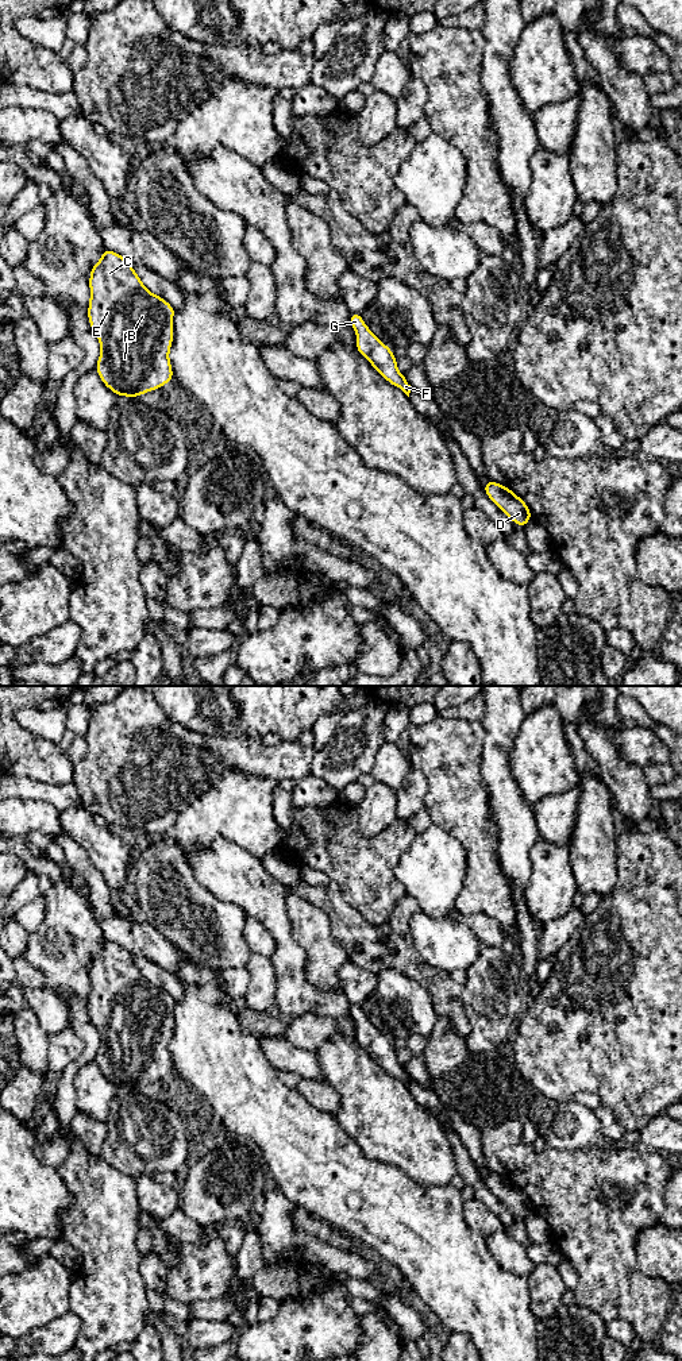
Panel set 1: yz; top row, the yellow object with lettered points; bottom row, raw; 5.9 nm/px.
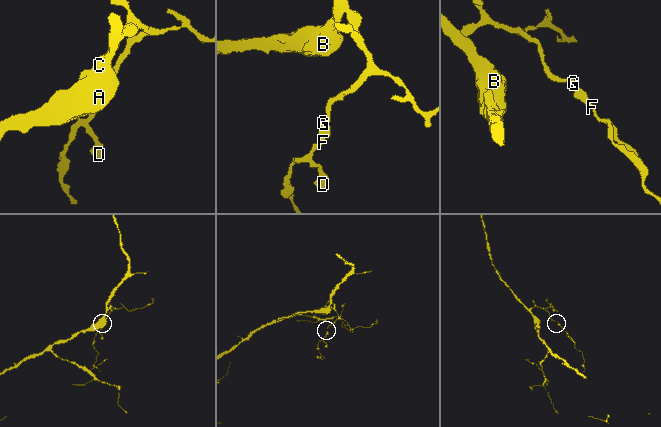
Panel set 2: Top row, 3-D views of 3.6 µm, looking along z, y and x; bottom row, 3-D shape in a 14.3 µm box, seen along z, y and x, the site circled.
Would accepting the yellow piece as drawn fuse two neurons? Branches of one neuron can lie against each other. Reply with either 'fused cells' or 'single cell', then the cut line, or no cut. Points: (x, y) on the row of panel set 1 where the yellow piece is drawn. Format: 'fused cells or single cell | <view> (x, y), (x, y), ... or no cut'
single cell | no cut

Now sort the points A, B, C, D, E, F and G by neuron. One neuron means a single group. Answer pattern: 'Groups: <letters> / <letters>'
Groups: A B C D E F G

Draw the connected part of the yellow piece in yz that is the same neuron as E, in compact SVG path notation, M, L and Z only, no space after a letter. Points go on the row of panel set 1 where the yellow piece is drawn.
M107 248L103 250L101 259L92 266L89 290L88 320L100 342L100 356L95 371L100 375L101 382L117 397L131 398L169 383L174 377L169 352L174 338L174 327L170 321L176 315L176 309L165 298L151 293L143 285L130 261Z

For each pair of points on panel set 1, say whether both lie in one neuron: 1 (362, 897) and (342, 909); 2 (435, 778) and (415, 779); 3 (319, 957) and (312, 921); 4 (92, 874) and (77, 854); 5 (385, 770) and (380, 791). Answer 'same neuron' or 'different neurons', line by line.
1: different neurons
2: different neurons
3: same neuron
4: same neuron
5: different neurons

